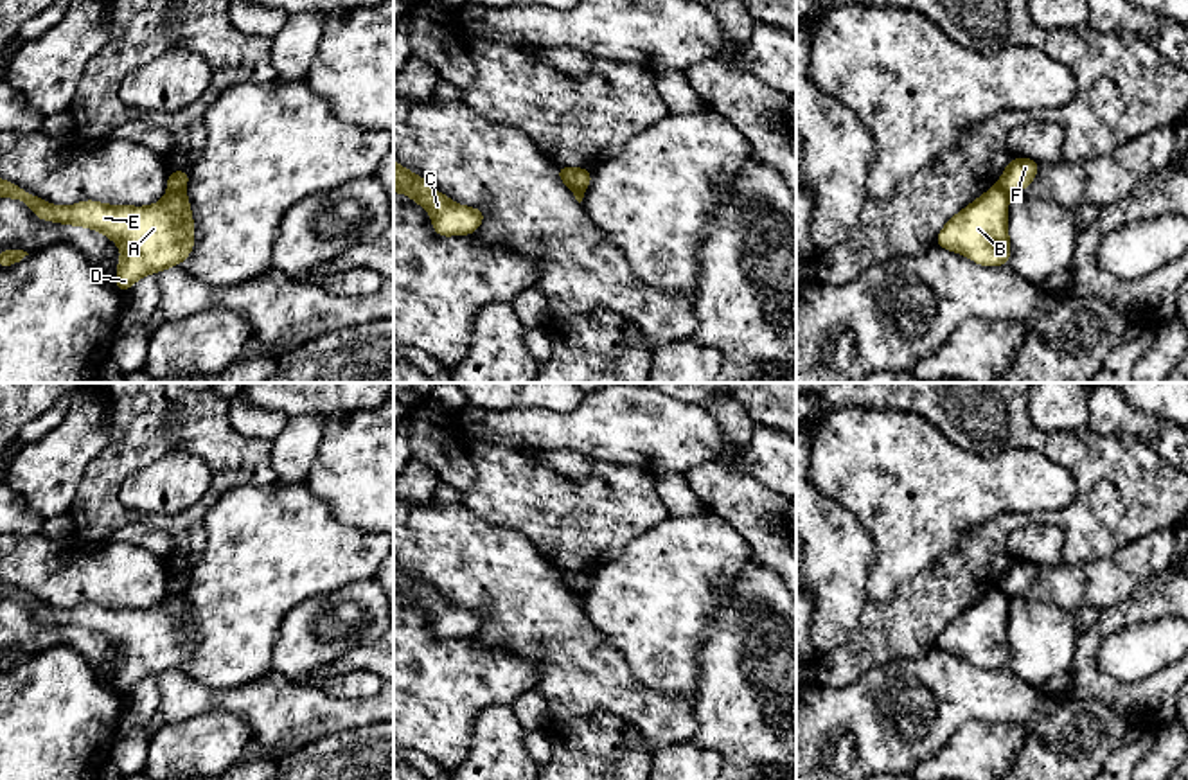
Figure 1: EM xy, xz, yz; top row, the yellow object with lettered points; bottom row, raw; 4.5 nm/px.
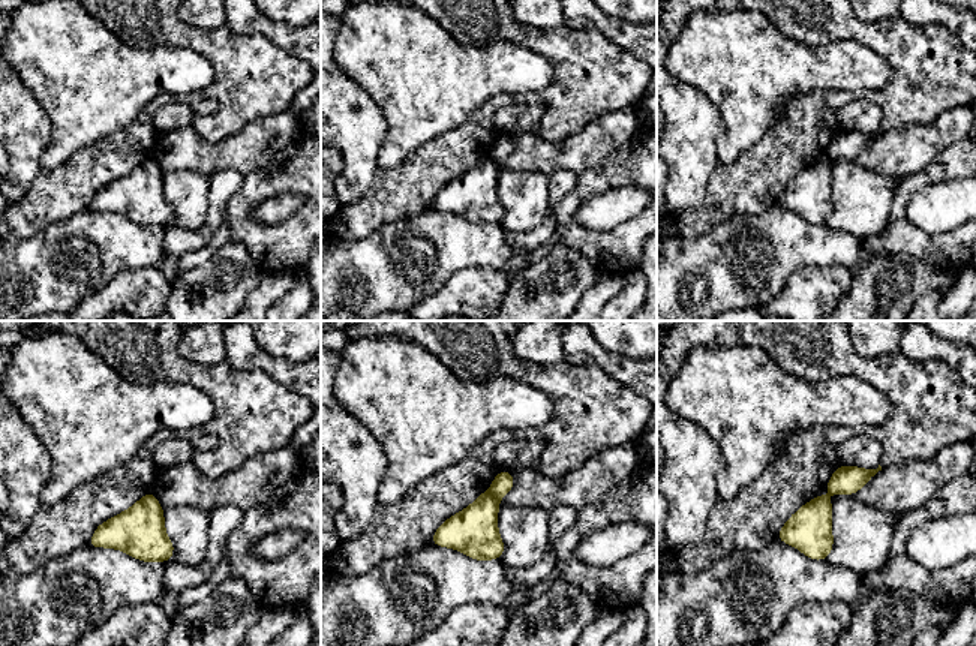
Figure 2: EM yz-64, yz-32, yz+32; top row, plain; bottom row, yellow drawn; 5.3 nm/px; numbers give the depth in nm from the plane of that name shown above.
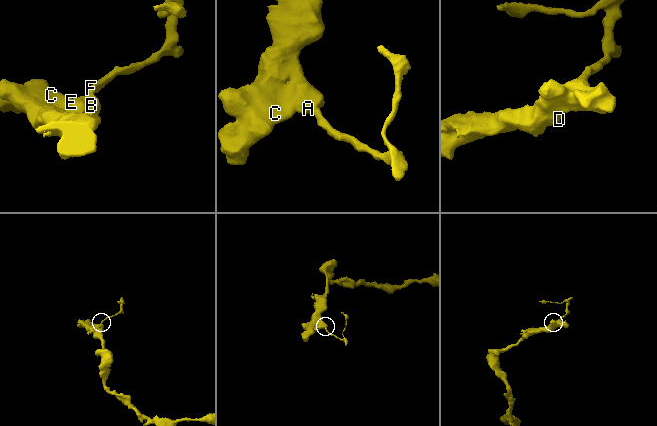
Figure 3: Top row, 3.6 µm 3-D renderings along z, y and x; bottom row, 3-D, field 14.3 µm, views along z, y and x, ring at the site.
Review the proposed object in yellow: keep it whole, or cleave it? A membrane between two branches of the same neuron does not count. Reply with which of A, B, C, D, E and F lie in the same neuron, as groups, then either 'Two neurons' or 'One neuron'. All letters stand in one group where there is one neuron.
Groups: A B C D E / F. Two neurons

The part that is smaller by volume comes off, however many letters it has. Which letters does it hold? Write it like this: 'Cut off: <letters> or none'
Cut off: F

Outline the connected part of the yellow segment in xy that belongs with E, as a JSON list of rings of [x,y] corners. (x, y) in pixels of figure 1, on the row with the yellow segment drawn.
[[[0,178],[0,198],[22,199],[41,221],[86,226],[108,235],[124,252],[113,286],[119,293],[146,275],[180,266],[194,248],[194,221],[185,191],[167,191],[156,205],[147,207],[95,199],[56,207]]]

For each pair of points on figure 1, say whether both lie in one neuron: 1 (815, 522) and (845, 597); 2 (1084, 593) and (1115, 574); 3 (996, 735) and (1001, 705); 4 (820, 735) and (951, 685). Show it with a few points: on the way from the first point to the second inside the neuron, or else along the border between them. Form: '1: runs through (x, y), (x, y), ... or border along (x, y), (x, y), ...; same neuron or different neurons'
1: runs through (815, 540), (831, 556), (836, 579); same neuron
2: runs through (1091, 586), (1108, 581); same neuron
3: border along (1027, 725), (967, 721), (958, 728); different neurons
4: runs through (852, 734), (919, 703); same neuron

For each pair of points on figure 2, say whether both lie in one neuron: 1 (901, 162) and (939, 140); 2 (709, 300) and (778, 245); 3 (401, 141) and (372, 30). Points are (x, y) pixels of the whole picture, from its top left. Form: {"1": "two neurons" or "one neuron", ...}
{"1": "one neuron", "2": "one neuron", "3": "one neuron"}

